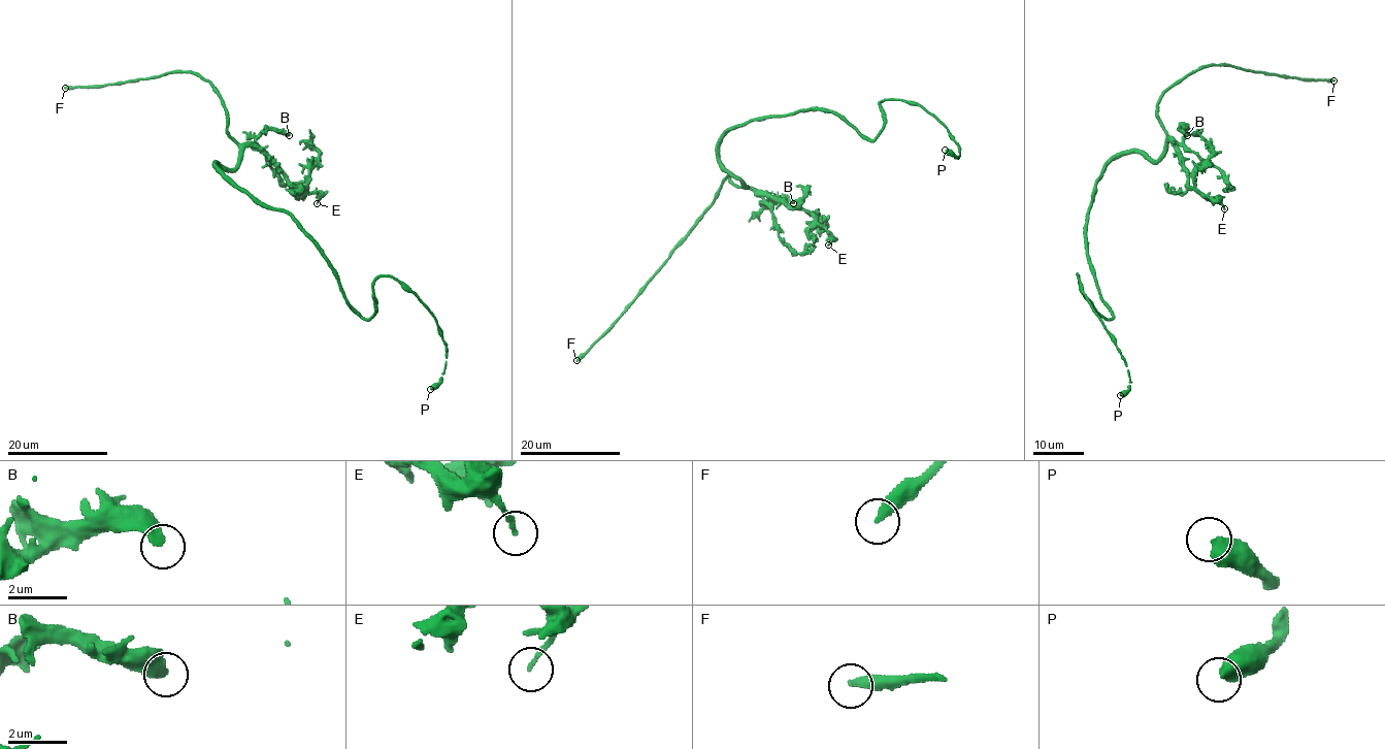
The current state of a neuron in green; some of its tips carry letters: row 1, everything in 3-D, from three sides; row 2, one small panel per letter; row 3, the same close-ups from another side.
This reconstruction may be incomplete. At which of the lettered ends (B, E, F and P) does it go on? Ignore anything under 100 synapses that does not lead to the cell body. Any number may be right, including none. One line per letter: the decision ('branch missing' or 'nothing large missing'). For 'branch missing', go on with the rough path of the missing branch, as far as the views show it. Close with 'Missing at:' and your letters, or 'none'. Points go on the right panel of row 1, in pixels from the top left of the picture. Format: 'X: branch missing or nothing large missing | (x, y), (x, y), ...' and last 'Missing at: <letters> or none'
B: nothing large missing
E: nothing large missing
F: branch missing | (1333, 80), (1357, 82), (1309, 100), (1233, 97), (1223, 143), (1209, 170), (1211, 222), (1191, 216), (1179, 190)
P: nothing large missing
Missing at: F

